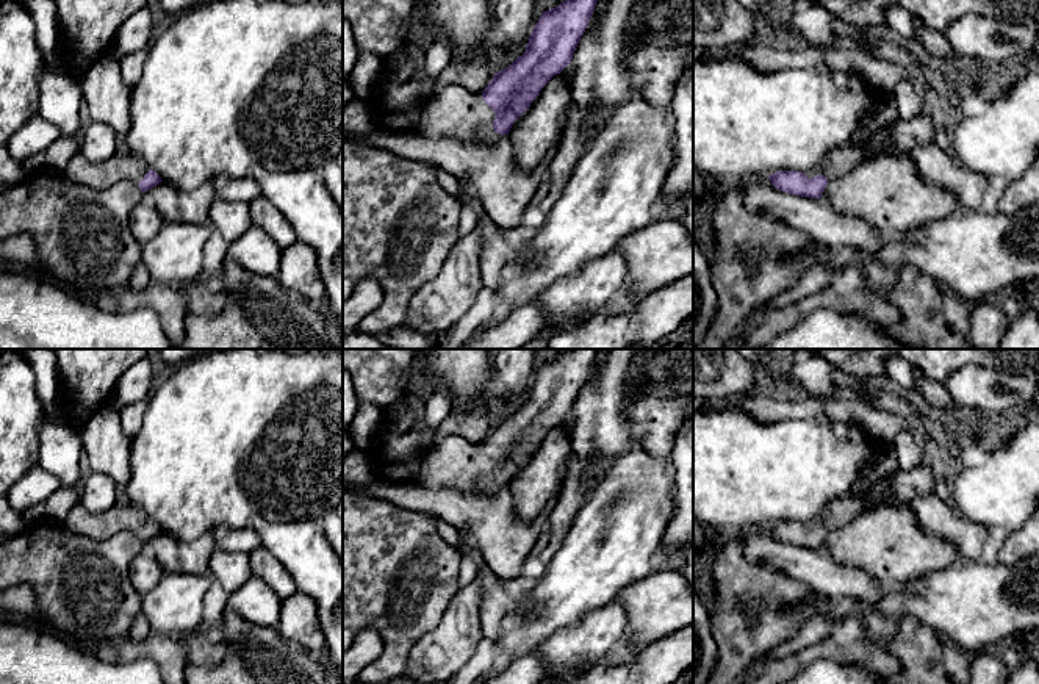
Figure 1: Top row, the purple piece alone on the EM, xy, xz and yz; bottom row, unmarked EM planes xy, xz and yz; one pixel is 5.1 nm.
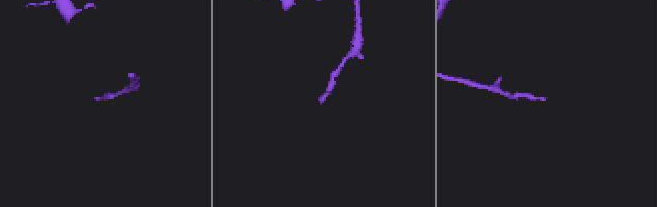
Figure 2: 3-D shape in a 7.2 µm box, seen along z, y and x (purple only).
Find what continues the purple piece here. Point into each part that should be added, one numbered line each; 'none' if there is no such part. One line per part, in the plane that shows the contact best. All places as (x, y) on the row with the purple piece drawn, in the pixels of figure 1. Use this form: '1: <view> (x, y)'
1: xz (456, 113)

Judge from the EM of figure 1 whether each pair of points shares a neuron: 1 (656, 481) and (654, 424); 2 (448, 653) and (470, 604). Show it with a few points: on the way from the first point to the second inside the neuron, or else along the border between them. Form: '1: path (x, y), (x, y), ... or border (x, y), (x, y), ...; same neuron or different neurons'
1: border (634, 439), (648, 453), (668, 459); different neurons
2: path (454, 640), (460, 630), (462, 617); same neuron

